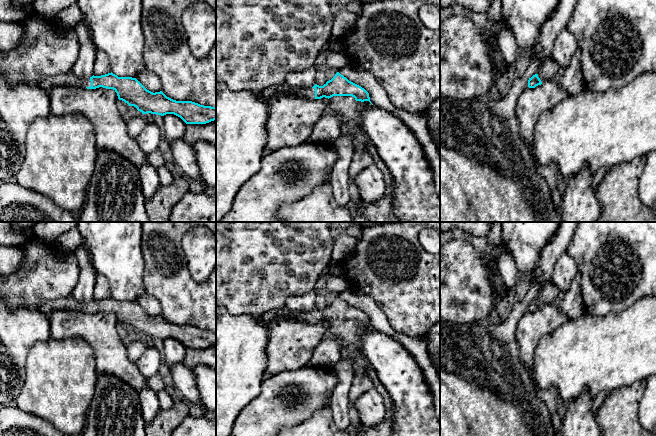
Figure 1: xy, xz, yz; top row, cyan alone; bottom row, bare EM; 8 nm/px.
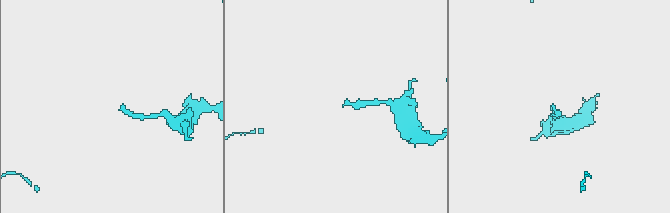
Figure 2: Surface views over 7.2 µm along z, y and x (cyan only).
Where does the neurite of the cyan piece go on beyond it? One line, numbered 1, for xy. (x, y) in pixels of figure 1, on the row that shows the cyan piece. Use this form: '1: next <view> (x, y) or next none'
1: next xy (69, 79)

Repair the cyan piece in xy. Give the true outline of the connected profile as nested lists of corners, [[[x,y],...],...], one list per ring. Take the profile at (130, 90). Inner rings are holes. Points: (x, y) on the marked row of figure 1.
[[[72,72],[67,74],[62,74],[60,76],[48,78],[39,82],[39,86],[49,90],[54,86],[80,86],[87,89],[96,89],[99,87],[113,89],[118,96],[119,100],[124,101],[129,106],[134,106],[142,114],[157,114],[164,116],[166,114],[174,114],[180,117],[186,124],[206,124],[211,121],[216,120],[216,107],[204,106],[192,101],[176,101],[167,97],[162,91],[160,92],[151,92],[147,90],[136,78],[132,77],[118,77],[117,75],[111,73],[101,75],[101,76],[92,76],[89,79],[83,80],[76,77]]]

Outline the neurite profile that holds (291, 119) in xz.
[[[291,92],[269,98],[265,154],[308,141],[314,125],[327,111],[327,100],[309,100]]]

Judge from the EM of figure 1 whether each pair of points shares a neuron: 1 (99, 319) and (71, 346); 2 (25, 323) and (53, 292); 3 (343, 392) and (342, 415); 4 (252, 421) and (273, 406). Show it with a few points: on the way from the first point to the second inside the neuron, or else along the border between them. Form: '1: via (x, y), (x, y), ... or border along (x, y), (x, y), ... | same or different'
1: border along (55, 338), (82, 338), (92, 348), (94, 356) | different
2: border along (38, 309), (13, 310) | different
3: via (342, 398), (342, 409) | same
4: via (257, 421), (268, 411) | same

